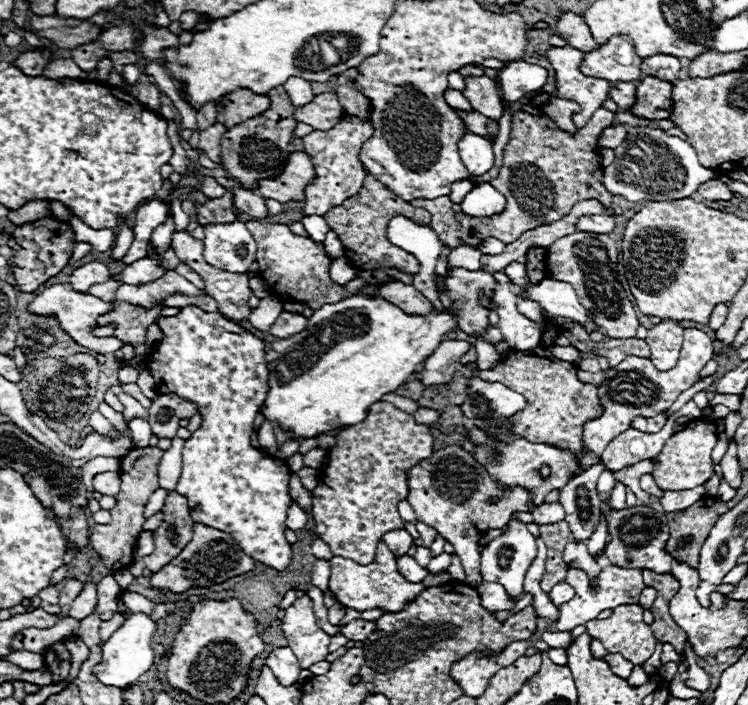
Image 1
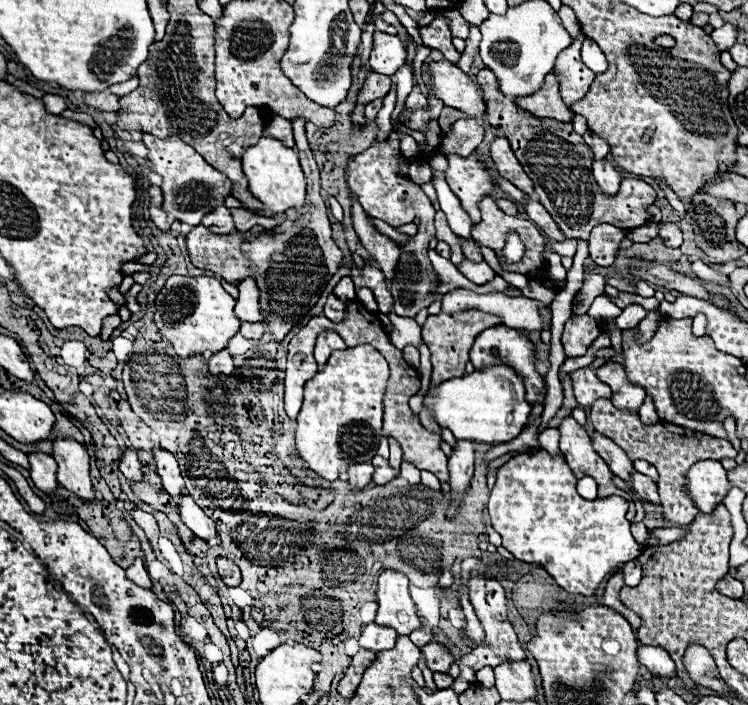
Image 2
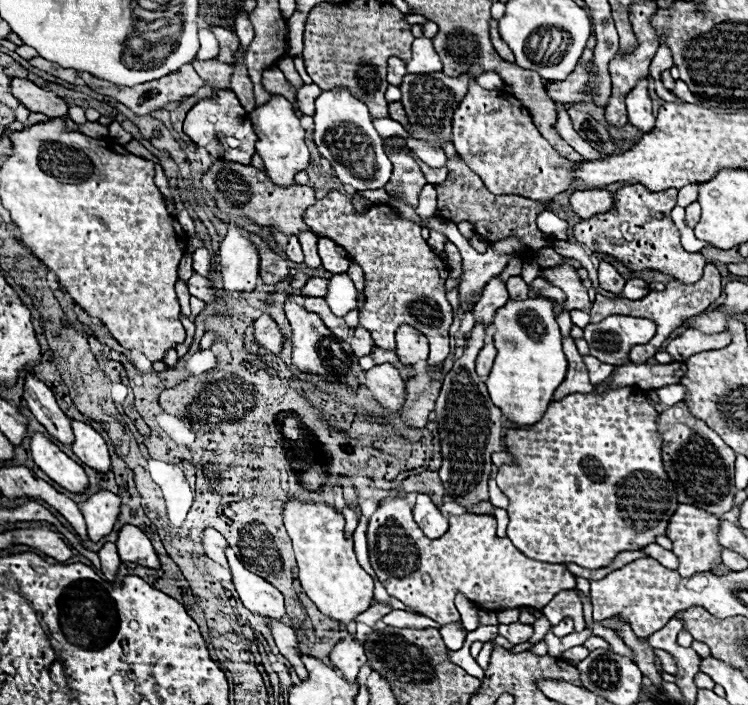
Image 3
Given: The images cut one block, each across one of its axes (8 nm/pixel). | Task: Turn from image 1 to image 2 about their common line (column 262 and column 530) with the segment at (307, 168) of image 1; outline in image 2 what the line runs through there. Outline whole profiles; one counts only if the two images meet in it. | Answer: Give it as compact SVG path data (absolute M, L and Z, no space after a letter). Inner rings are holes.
M496 138L492 142L492 160L494 160L494 166L496 170L500 172L500 176L504 176L506 180L510 180L516 188L520 188L524 194L532 196L534 194L534 186L532 186L532 180L526 176L526 172L522 170L518 158L514 156L510 144L506 138Z

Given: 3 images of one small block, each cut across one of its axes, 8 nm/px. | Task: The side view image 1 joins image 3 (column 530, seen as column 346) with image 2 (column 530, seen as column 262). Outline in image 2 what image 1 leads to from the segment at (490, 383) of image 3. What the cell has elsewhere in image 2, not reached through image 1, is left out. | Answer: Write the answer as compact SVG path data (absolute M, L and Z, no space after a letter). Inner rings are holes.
M484 366L462 378L450 378L434 390L428 390L424 402L434 412L434 420L452 430L458 440L486 444L502 444L516 438L532 412L532 406L526 400L524 378L510 366Z

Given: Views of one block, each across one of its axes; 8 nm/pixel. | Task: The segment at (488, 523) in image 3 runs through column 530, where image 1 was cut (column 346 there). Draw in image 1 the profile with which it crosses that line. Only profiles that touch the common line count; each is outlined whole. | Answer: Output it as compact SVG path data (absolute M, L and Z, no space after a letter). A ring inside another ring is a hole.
M380 542L378 552L376 552L376 560L368 566L360 566L354 560L348 560L342 556L334 556L330 562L328 588L336 594L336 600L342 606L354 608L358 612L364 612L370 608L384 608L388 612L402 612L402 608L408 602L412 602L414 596L418 596L418 592L422 592L422 588L426 588L426 586L422 582L420 584L406 582L404 576L396 568L396 556L388 550L388 546L384 542Z

